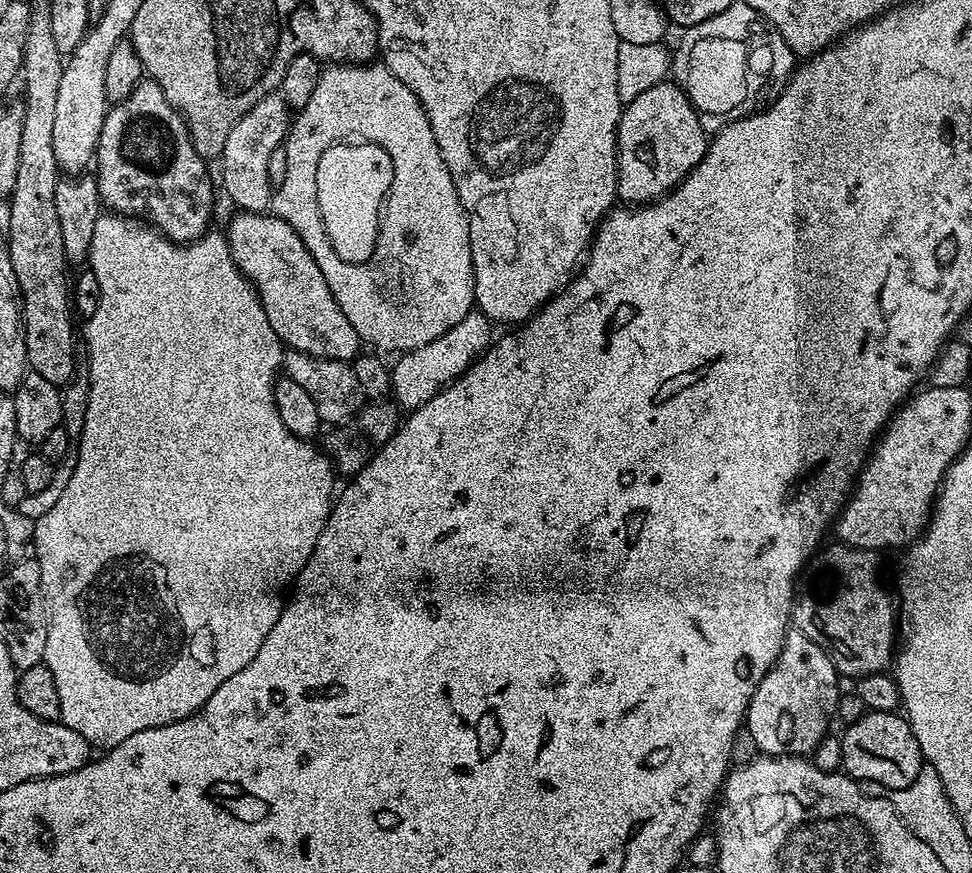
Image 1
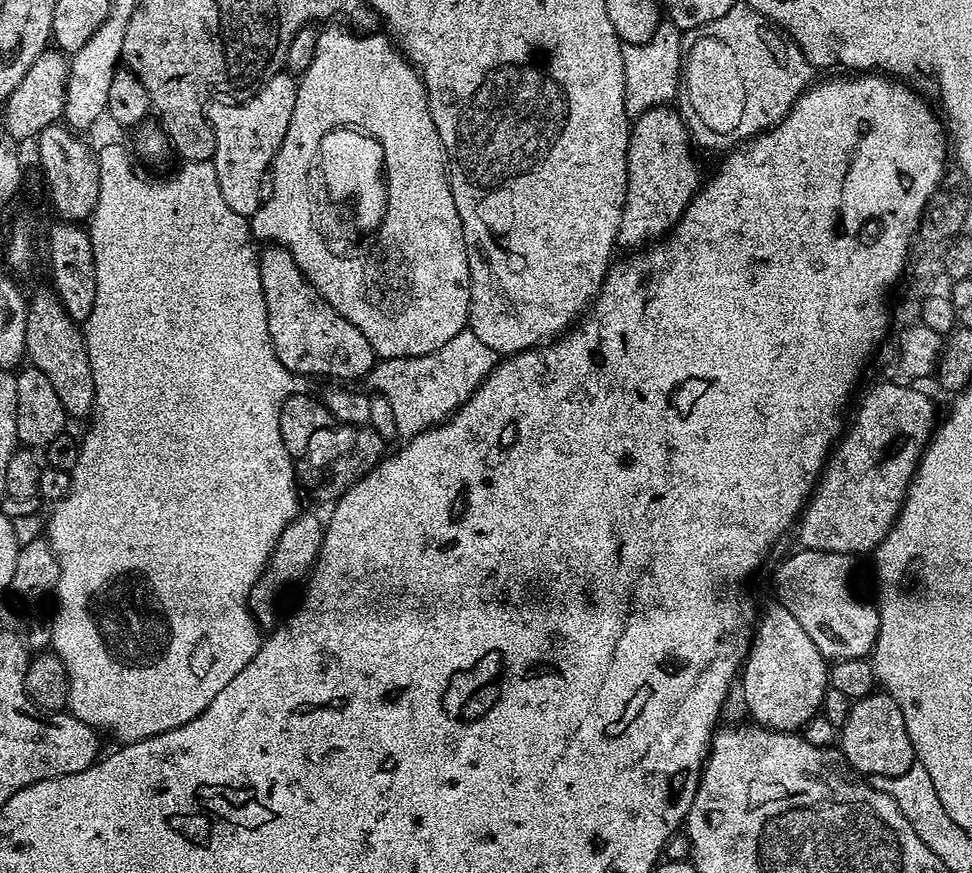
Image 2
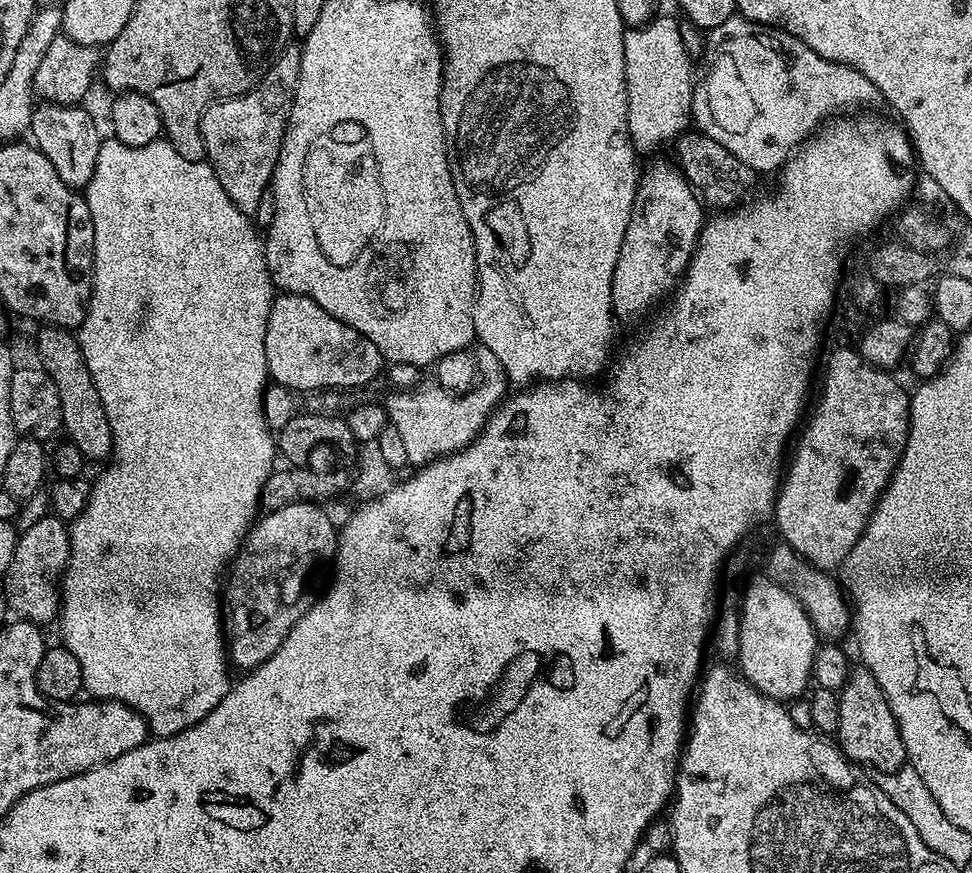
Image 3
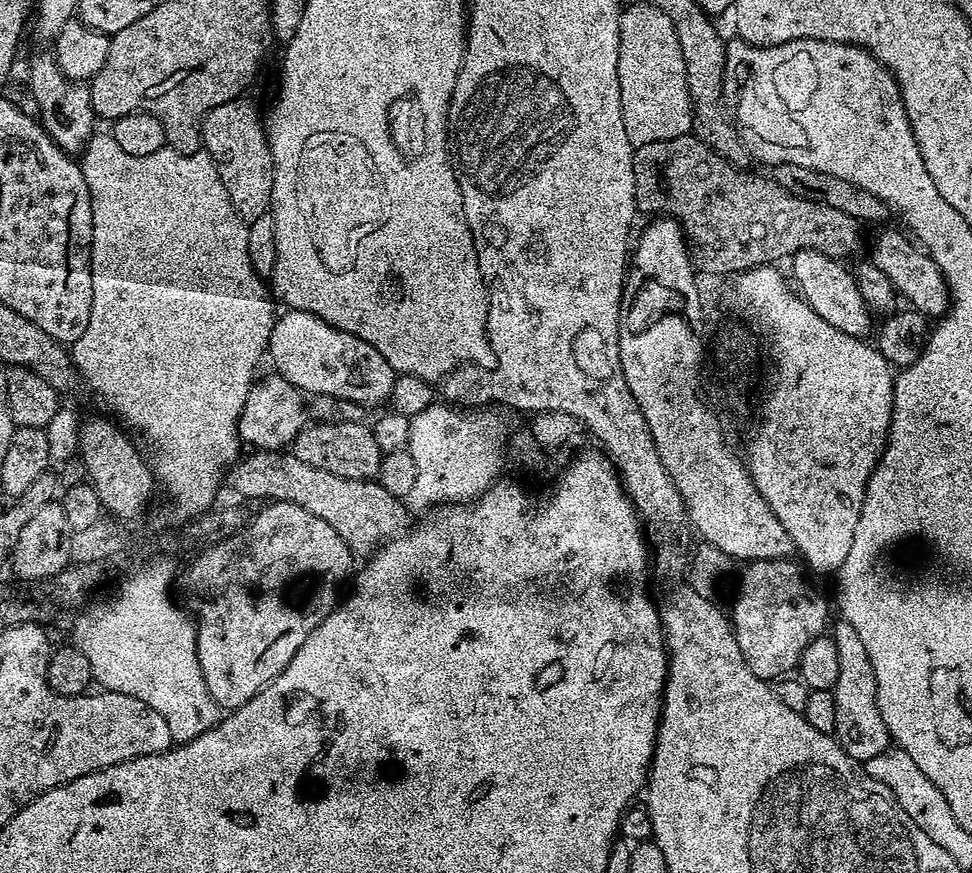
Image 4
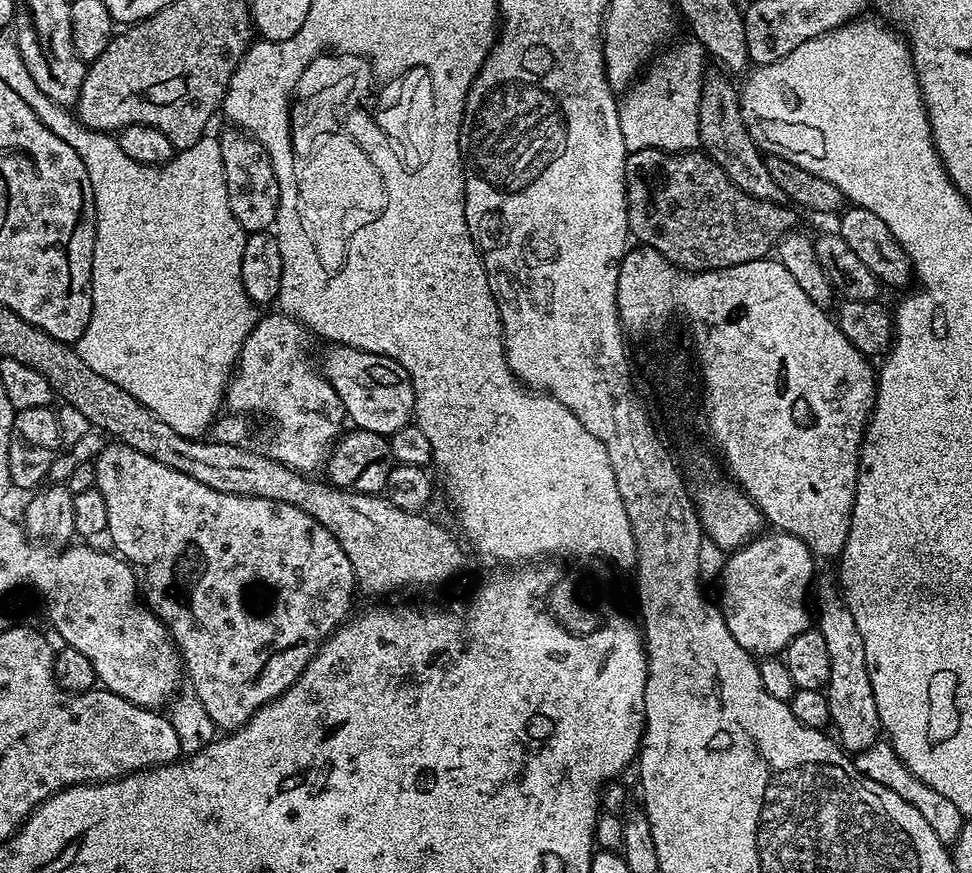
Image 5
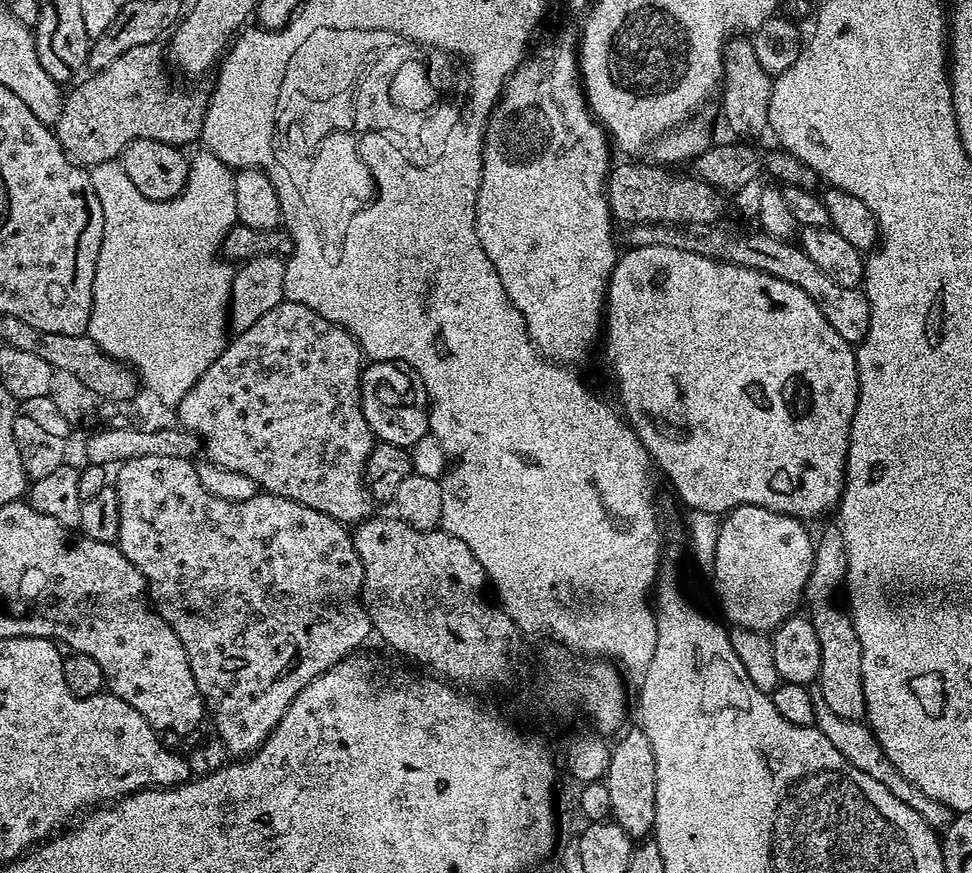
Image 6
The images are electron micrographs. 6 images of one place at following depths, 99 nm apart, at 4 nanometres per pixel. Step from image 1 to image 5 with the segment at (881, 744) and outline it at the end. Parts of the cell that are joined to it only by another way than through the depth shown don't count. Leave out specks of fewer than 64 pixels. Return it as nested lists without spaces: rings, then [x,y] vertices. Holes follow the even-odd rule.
[[[824,584],[817,590],[816,600],[820,603],[820,609],[817,612],[815,609],[814,616],[820,619],[818,627],[822,638],[826,638],[826,651],[830,654],[830,682],[826,691],[830,702],[831,727],[836,728],[834,736],[840,747],[849,754],[855,754],[874,746],[881,739],[882,729],[878,718],[878,702],[874,702],[874,686],[870,686],[862,634],[858,634],[854,614],[850,614],[843,595],[833,588]]]

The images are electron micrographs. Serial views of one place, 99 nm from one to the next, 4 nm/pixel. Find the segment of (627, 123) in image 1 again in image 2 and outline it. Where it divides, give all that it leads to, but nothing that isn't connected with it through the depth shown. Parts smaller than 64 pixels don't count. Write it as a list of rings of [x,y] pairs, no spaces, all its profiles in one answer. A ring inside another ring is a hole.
[[[675,107],[651,108],[635,117],[628,138],[628,177],[626,178],[626,202],[620,219],[620,233],[616,239],[622,249],[639,250],[661,238],[667,237],[672,227],[680,223],[686,206],[693,200],[701,187],[700,168],[696,165],[696,156],[692,153],[694,141],[688,130],[685,117]]]

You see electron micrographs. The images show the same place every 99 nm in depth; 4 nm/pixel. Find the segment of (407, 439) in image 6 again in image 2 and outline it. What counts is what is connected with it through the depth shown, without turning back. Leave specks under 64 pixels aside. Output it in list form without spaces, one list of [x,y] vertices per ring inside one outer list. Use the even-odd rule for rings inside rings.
[[[268,246],[259,253],[262,274],[262,294],[266,298],[266,318],[274,350],[298,378],[304,376],[333,376],[336,382],[352,382],[367,377],[377,364],[376,351],[366,342],[366,334],[358,330],[302,274],[294,258],[285,248]]]

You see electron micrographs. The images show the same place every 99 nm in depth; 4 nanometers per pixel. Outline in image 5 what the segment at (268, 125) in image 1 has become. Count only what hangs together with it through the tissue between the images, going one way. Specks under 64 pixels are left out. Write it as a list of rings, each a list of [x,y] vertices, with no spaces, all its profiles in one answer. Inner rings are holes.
[[[232,126],[229,132],[219,133],[222,146],[222,170],[226,174],[226,198],[230,198],[230,210],[244,227],[245,233],[266,232],[276,223],[280,191],[278,178],[268,152],[247,132]]]

